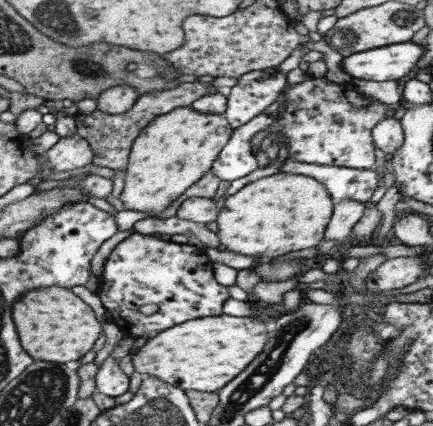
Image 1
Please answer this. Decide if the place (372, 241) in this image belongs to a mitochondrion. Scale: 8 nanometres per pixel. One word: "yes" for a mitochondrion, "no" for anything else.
no

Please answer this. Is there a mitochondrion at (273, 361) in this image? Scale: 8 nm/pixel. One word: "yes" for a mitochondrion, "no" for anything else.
yes

